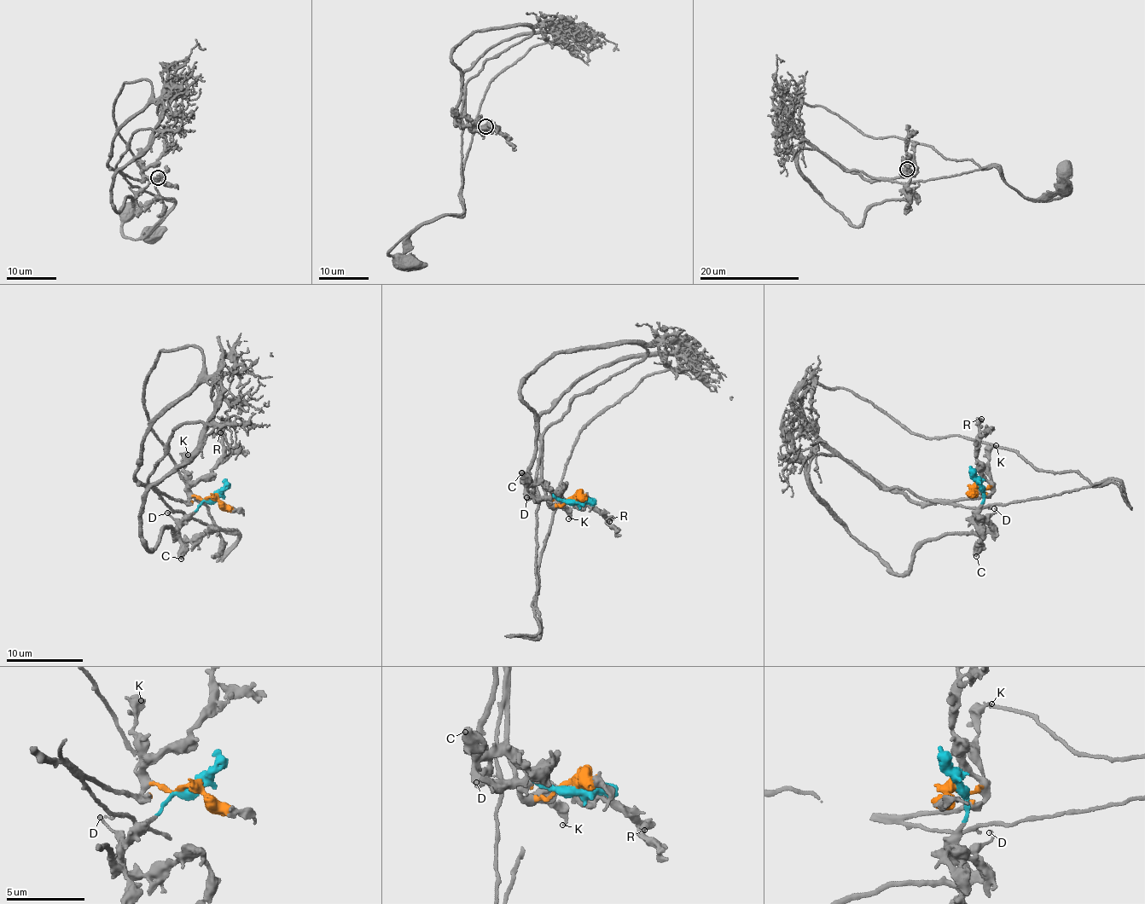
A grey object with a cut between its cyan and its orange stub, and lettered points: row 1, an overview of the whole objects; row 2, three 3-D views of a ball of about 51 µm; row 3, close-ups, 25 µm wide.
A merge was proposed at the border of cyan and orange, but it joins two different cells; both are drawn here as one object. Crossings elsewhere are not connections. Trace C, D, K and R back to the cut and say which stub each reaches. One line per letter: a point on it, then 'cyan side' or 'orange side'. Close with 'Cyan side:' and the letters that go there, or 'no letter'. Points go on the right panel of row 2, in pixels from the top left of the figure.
C: (976, 556) | cyan side
D: (994, 508) | cyan side
K: (996, 445) | orange side
R: (981, 419) | orange side
Cyan side: C, D

